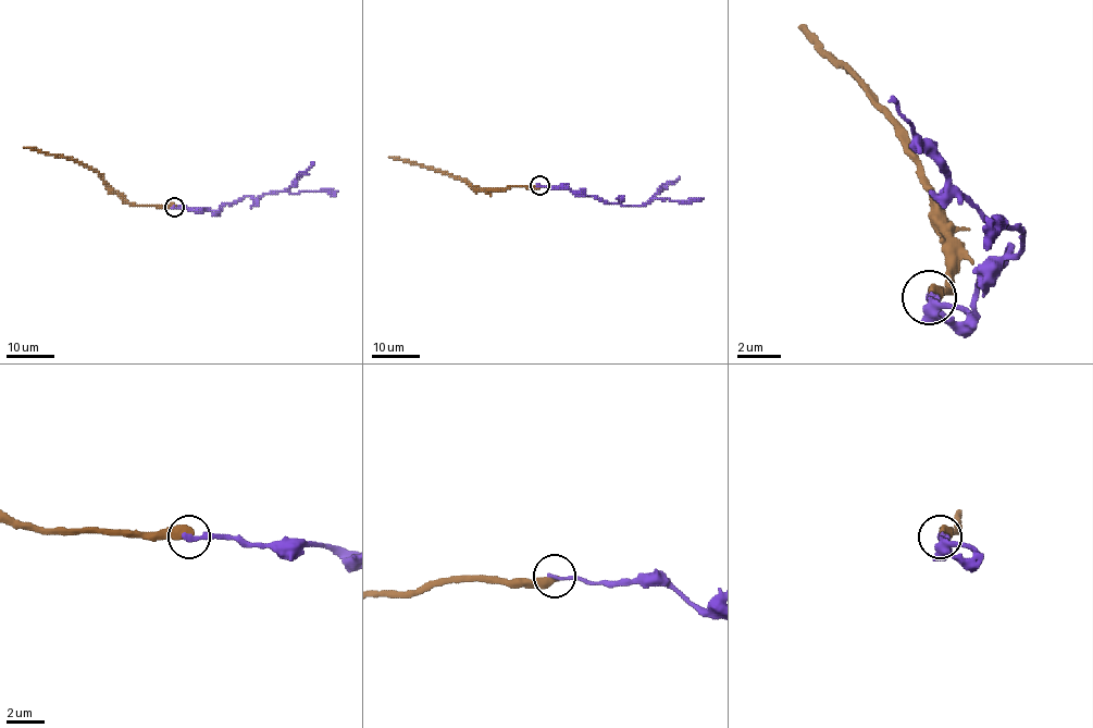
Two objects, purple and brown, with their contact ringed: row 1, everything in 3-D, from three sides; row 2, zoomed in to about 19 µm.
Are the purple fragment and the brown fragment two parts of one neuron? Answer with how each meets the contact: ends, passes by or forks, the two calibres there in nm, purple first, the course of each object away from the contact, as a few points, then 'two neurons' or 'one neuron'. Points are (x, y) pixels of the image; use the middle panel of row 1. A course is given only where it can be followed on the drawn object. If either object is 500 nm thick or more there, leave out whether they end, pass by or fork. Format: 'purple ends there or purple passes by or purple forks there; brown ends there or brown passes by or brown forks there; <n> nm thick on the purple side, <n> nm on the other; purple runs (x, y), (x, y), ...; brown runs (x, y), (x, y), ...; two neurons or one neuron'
240 nm thick on the purple side, 550 nm on the other; purple runs (539, 185), (569, 186), (610, 204), (634, 206), (653, 199), (703, 197); brown runs (539, 185), (475, 188), (431, 168), (388, 157); two neurons

